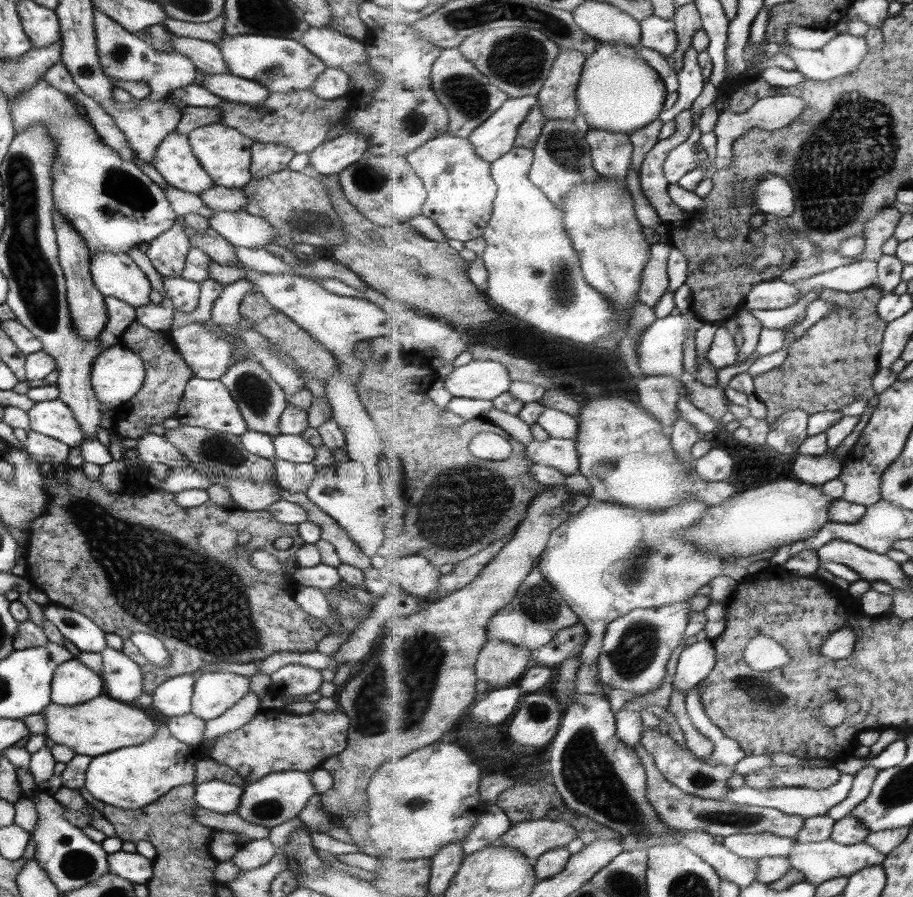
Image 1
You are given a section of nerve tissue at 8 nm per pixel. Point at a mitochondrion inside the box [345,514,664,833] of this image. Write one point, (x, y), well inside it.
(368, 721)

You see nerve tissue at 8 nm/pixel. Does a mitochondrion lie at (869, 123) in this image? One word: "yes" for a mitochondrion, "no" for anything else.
yes

